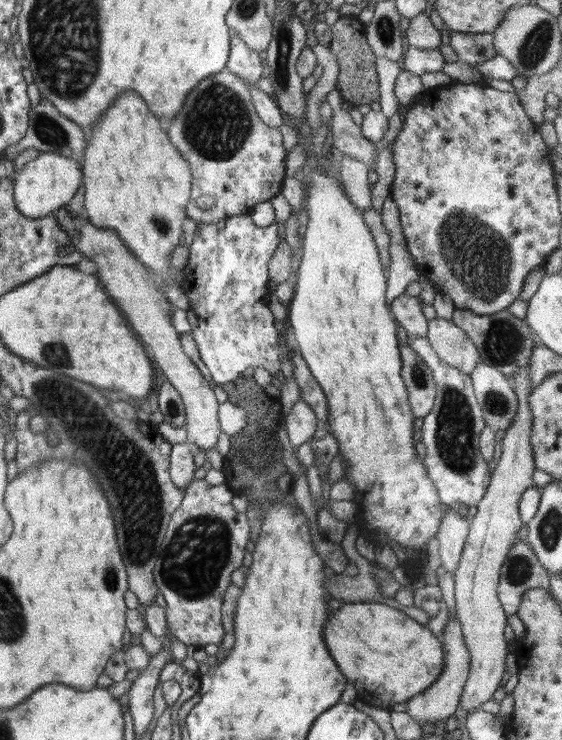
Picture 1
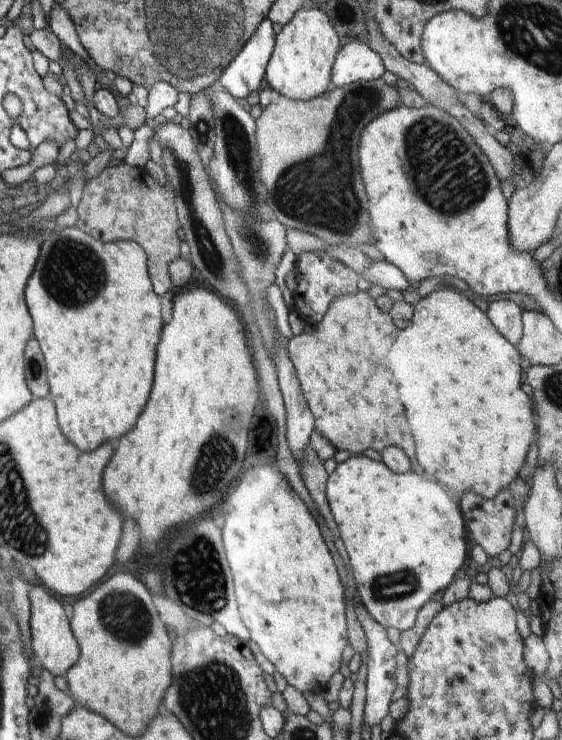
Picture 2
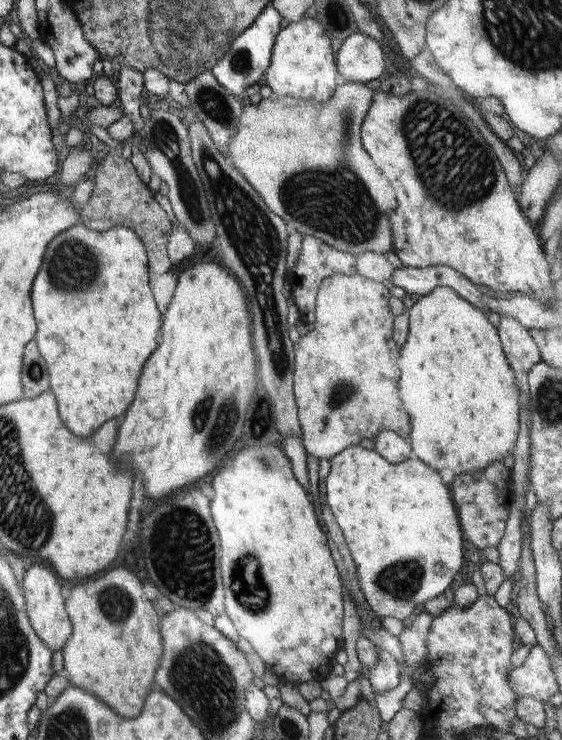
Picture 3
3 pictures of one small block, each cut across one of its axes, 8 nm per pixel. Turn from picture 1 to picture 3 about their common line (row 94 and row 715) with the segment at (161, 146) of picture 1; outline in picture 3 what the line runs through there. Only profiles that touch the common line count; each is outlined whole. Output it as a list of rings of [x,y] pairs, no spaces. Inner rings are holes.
[[[122,567],[114,568],[114,570],[110,570],[110,572],[104,574],[104,576],[100,574],[96,577],[86,579],[83,582],[76,582],[65,605],[73,631],[61,651],[63,654],[63,665],[64,668],[68,670],[68,674],[70,674],[69,681],[72,683],[72,686],[84,689],[90,694],[97,696],[100,700],[104,700],[112,710],[116,710],[116,712],[118,712],[120,716],[124,716],[124,718],[132,719],[134,716],[138,716],[138,714],[142,712],[142,706],[144,706],[144,700],[146,700],[150,688],[155,687],[155,672],[163,655],[163,642],[160,630],[161,617],[156,612],[152,601],[146,600],[144,590],[142,590],[142,582],[140,582],[130,570]]]

